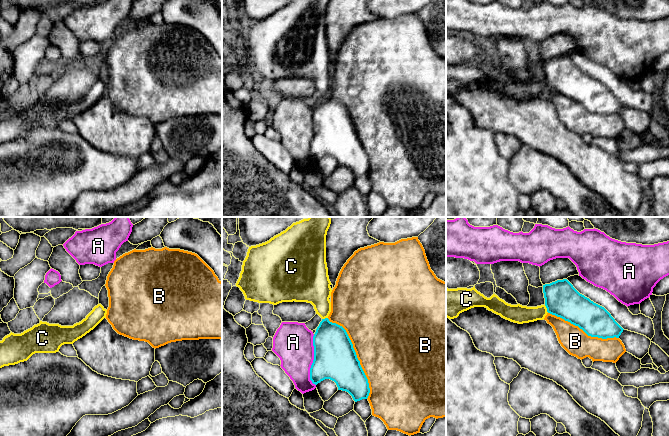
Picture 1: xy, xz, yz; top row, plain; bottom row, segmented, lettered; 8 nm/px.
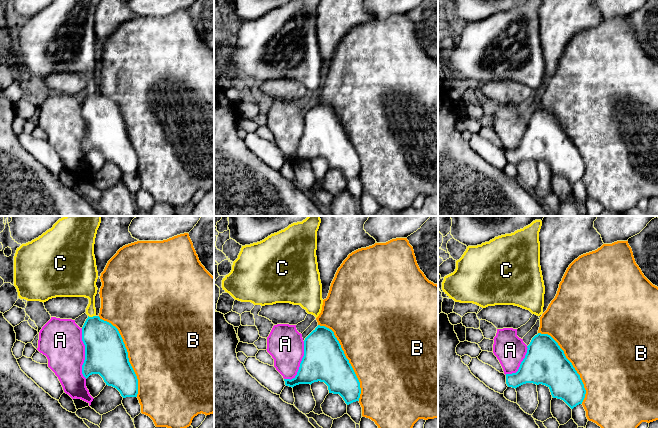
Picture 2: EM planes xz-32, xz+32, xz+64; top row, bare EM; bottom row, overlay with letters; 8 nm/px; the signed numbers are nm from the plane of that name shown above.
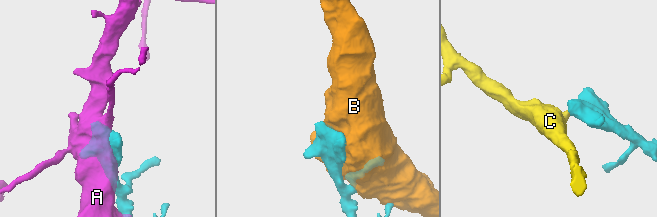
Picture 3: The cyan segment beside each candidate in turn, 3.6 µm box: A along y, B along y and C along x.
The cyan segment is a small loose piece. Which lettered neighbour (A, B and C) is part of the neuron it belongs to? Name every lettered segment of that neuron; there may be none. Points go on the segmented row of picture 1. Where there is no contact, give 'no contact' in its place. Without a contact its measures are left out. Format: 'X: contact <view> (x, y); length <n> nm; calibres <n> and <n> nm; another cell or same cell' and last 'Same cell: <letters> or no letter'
A: contact xz (313, 360); length 420 nm; calibres 340 and 320 nm; another cell
B: contact xz (356, 355); length 700 nm; calibres 340 and 500 nm; another cell
C: contact yz (547, 309); length 70 nm; calibres 280 and 150 nm; same cell
Same cell: C

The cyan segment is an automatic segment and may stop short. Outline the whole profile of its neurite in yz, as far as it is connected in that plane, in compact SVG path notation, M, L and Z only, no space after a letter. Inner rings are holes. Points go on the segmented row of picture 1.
M567 280L543 285L545 304L527 307L511 305L493 294L490 298L475 289L446 288L446 317L454 319L474 307L485 307L514 323L523 324L543 320L550 313L578 326L588 336L602 339L619 338L623 328L602 306L580 294Z

